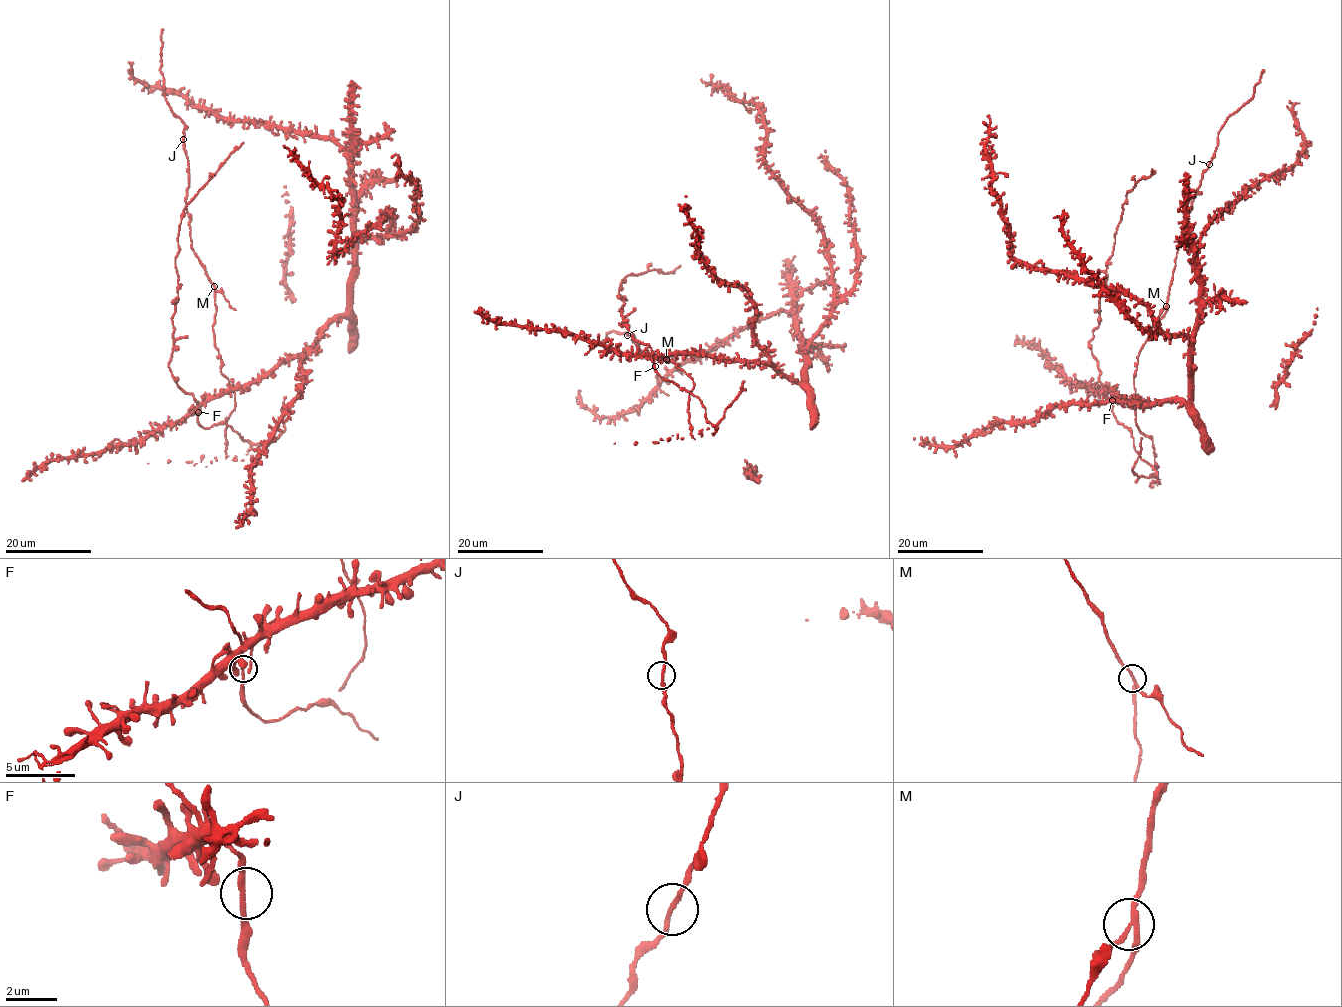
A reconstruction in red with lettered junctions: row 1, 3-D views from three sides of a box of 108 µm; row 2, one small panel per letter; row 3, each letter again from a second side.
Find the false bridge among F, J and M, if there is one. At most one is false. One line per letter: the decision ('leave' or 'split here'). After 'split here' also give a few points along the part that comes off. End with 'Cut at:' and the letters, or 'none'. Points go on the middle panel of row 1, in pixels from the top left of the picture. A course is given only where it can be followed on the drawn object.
F: leave
J: leave
M: split here | (666, 359), (688, 350)
Cut at: M

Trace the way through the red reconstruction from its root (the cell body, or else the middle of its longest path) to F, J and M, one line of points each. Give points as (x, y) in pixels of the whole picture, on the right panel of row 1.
F: (1127, 401), (1118, 398), (1111, 389), (1108, 391), (1112, 400)
J: (1127, 401), (1108, 390), (1117, 423), (1140, 432), (1134, 380), (1138, 356), (1166, 310), (1183, 217), (1209, 164)
M: (1127, 401), (1108, 390), (1117, 423), (1132, 433), (1140, 432), (1134, 374), (1140, 351), (1156, 330), (1165, 305)

